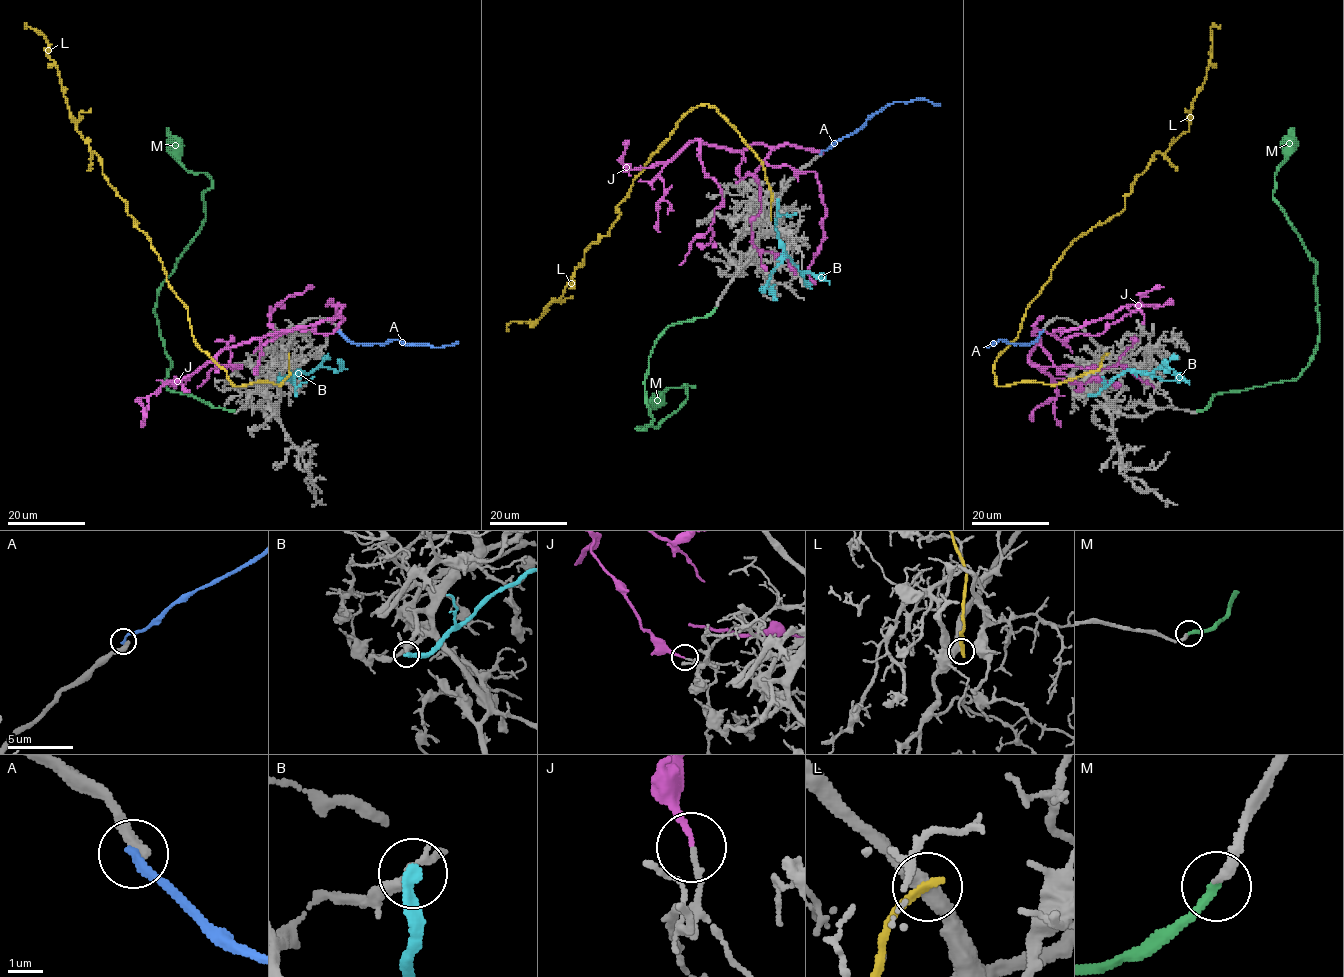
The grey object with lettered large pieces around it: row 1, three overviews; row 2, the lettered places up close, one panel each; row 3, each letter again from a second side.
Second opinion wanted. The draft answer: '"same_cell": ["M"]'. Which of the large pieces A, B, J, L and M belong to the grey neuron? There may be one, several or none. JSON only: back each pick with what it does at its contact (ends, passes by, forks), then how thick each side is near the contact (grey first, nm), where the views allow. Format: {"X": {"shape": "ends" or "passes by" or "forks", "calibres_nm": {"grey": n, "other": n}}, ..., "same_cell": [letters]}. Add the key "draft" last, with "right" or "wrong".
{"M": {"shape": "ends", "calibres_nm": {"grey": 280, "other": 260}}, "same_cell": ["M"], "draft": "right"}

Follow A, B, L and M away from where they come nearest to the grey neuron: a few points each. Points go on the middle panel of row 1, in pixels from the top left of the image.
A: (821, 153), (859, 130), (875, 113), (890, 104), (927, 99), (939, 105)
B: (777, 200), (775, 226), (783, 252), (800, 271), (811, 272), (823, 280), (820, 274)
L: (770, 218), (762, 162), (717, 109), (698, 105), (634, 179), (609, 234), (585, 251), (562, 296), (508, 331)
M: (715, 308), (654, 343), (653, 418), (636, 427), (657, 427), (694, 386), (648, 404)

